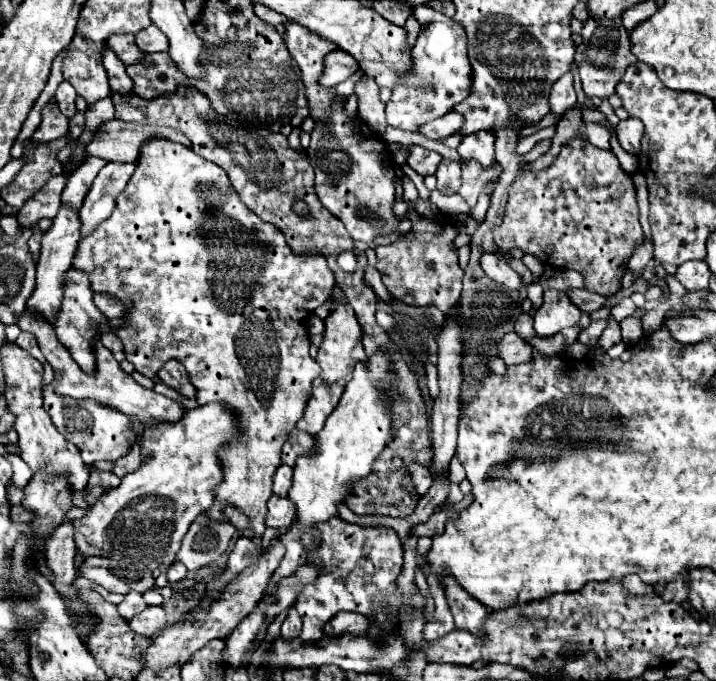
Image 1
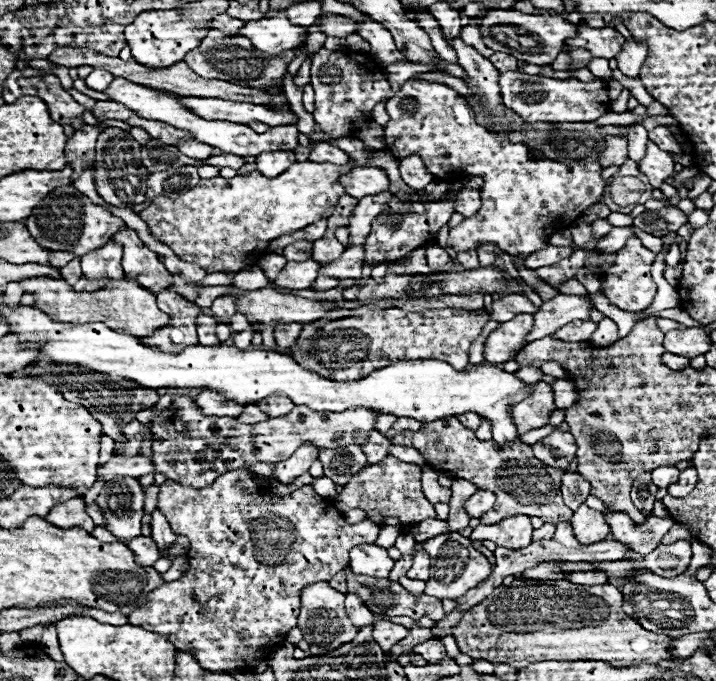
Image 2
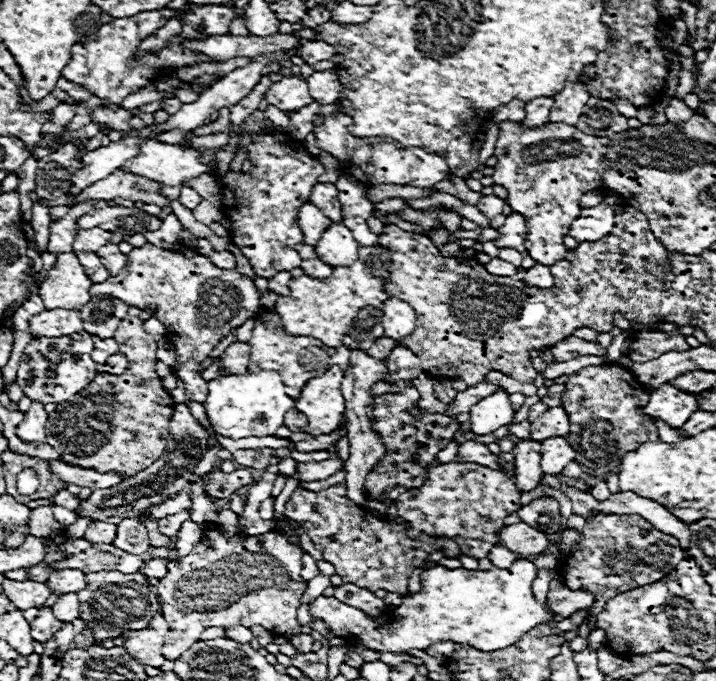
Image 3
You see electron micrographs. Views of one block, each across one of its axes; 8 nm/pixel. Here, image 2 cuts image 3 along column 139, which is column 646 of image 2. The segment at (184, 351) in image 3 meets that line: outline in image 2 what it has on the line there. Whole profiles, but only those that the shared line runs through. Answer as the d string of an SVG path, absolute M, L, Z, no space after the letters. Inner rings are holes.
M636 236L630 238L626 246L618 250L616 264L606 272L606 276L602 276L602 290L606 292L606 298L620 310L628 310L628 312L638 312L648 308L656 294L656 284L650 276L652 262L654 262L654 254L648 248L644 248Z

